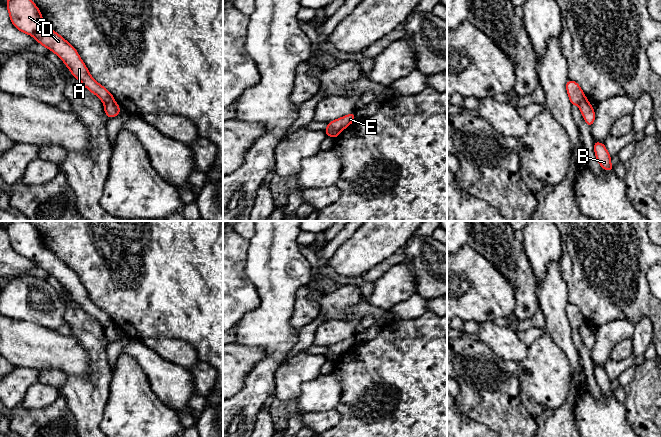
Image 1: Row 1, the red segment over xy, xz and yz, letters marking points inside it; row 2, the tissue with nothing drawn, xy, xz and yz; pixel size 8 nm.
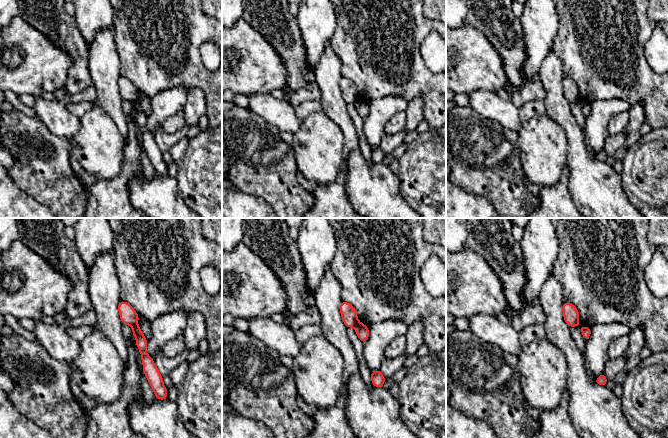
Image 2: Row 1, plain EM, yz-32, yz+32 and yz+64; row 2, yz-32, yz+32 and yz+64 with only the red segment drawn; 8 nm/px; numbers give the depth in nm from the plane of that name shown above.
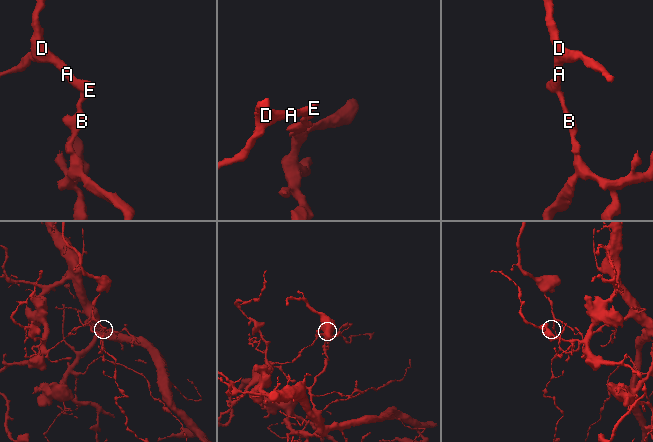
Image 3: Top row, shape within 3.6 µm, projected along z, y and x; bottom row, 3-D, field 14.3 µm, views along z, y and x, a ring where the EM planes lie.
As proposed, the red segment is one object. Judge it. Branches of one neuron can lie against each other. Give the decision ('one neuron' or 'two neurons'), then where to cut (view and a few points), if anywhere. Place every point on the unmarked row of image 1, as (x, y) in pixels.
two neurons; cut xy (113, 324), (104, 328)

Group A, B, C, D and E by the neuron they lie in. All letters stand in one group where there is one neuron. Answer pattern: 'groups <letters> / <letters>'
groups A C D E / B

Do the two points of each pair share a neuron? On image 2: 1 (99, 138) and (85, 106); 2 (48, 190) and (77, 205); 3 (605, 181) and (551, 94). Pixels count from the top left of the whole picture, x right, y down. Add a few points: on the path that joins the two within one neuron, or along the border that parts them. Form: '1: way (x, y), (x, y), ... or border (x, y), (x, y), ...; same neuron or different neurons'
1: border (94, 103), (80, 118); different neurons
2: way (55, 190), (58, 190), (70, 202); same neuron
3: way (583, 159), (576, 152), (576, 135), (563, 116); same neuron

